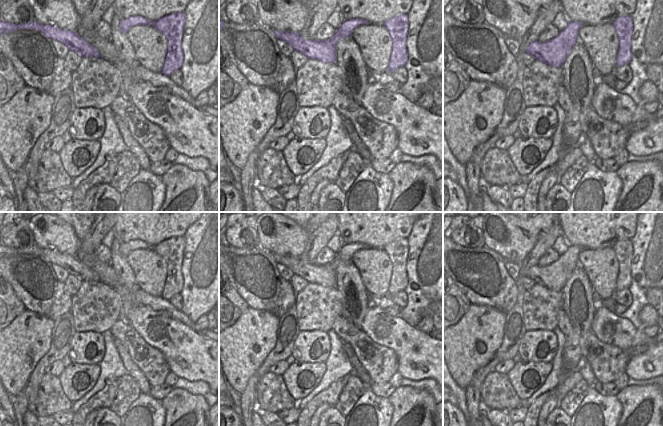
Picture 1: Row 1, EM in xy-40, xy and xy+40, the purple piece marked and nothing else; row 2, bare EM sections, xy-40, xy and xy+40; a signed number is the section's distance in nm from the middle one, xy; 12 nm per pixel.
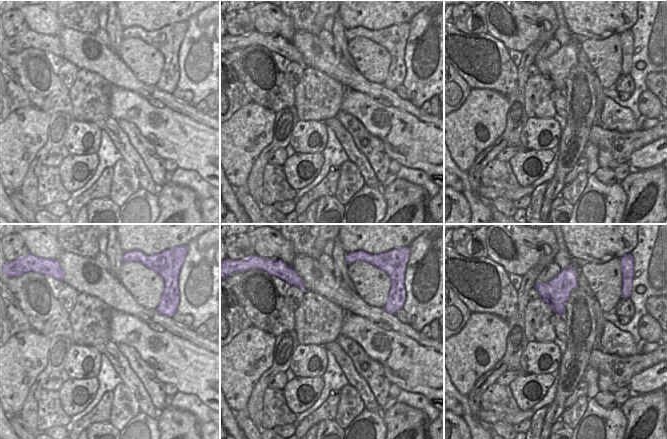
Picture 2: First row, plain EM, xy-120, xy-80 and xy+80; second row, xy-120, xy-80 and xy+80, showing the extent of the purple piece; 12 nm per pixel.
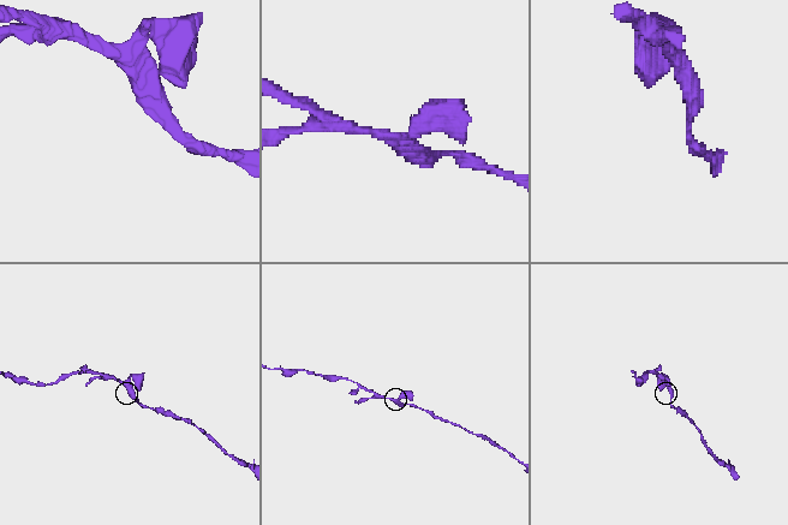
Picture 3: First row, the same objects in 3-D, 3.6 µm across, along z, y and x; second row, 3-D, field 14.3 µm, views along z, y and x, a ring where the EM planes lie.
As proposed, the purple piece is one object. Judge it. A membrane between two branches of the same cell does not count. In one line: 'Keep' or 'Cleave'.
Keep

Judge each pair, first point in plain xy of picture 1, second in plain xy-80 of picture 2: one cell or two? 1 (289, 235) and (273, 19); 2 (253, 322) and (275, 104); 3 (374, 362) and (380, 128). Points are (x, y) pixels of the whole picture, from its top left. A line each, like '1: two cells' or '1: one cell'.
1: one cell
2: two cells
3: two cells

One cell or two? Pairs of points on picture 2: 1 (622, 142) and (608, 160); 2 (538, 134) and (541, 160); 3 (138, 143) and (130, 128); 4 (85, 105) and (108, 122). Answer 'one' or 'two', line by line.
1: one
2: two
3: one
4: two

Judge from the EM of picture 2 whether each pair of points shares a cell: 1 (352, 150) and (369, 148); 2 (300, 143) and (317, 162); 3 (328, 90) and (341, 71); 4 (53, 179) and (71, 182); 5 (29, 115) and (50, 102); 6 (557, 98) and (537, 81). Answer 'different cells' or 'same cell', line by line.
1: different cells
2: different cells
3: different cells
4: different cells
5: different cells
6: different cells

